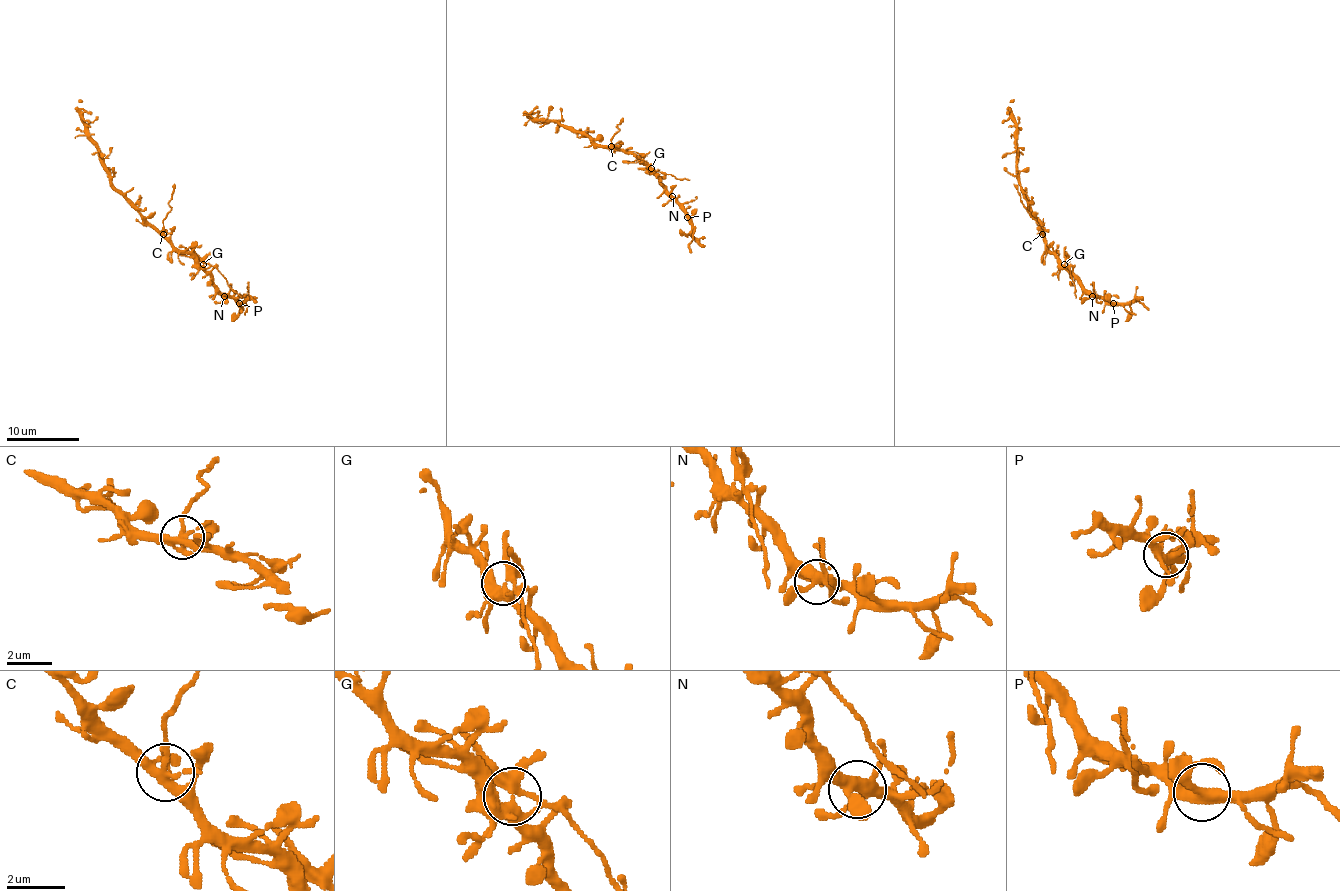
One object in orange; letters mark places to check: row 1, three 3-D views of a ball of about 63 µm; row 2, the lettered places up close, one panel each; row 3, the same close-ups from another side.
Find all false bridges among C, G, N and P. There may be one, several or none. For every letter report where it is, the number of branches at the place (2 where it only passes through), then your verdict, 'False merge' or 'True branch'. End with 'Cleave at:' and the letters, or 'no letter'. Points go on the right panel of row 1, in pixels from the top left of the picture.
C: Place: (1042, 234). Branches: 7. False merge
G: Place: (1064, 264). Branches: 5. False merge
N: Place: (1092, 296). Branches: 5. True branch
P: Place: (1113, 303). Branches: 5. True branch
Cleave at: C, G

